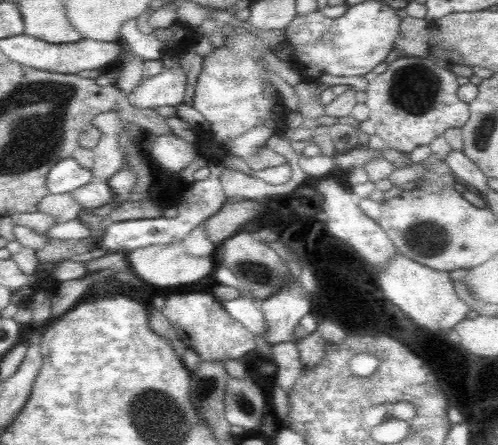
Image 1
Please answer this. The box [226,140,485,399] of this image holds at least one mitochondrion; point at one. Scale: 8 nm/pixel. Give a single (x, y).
(427, 238)

